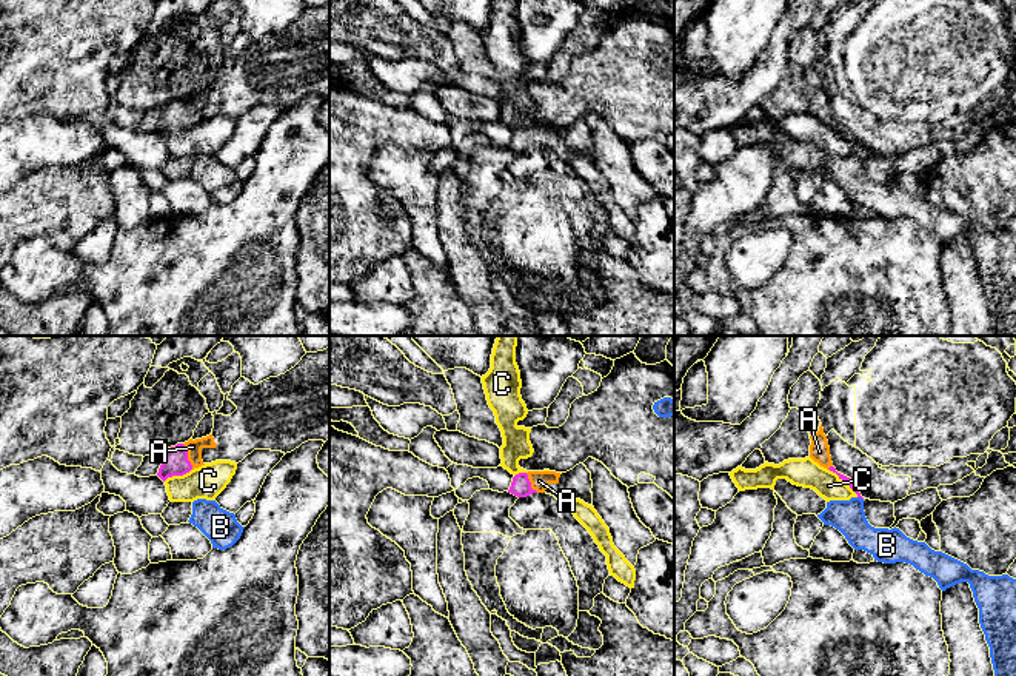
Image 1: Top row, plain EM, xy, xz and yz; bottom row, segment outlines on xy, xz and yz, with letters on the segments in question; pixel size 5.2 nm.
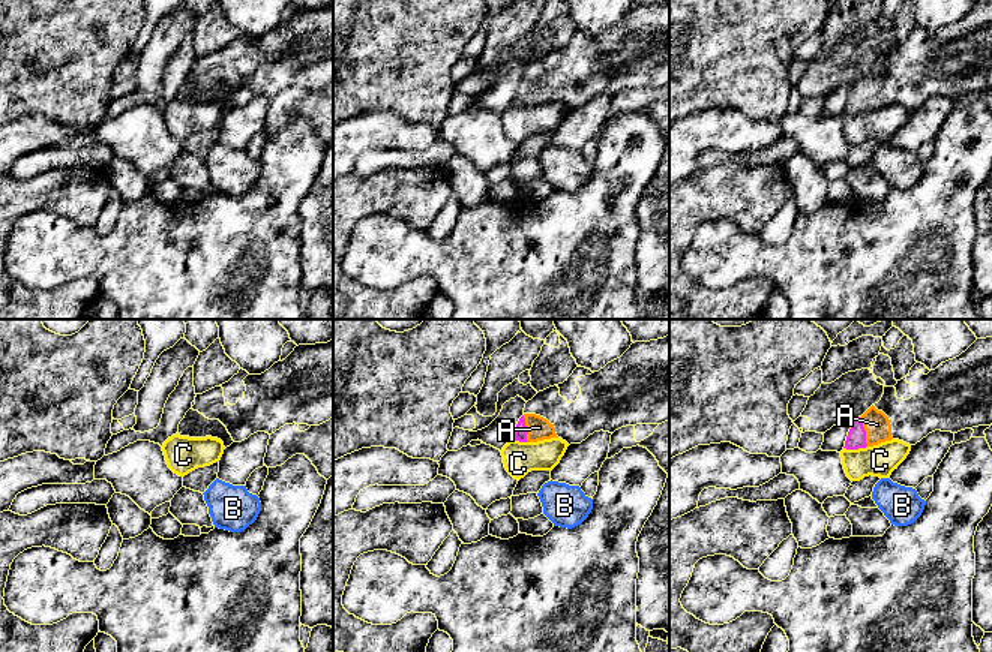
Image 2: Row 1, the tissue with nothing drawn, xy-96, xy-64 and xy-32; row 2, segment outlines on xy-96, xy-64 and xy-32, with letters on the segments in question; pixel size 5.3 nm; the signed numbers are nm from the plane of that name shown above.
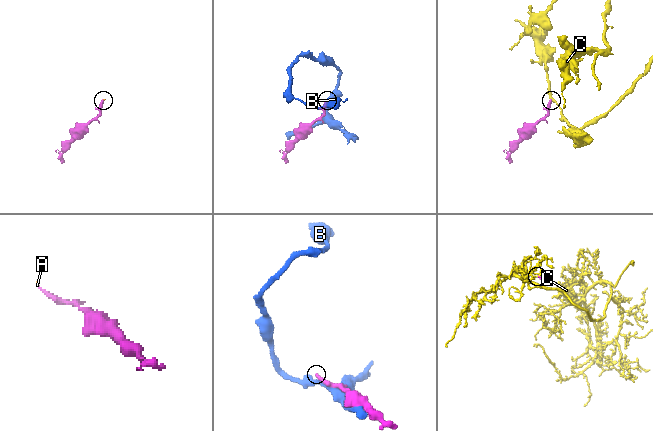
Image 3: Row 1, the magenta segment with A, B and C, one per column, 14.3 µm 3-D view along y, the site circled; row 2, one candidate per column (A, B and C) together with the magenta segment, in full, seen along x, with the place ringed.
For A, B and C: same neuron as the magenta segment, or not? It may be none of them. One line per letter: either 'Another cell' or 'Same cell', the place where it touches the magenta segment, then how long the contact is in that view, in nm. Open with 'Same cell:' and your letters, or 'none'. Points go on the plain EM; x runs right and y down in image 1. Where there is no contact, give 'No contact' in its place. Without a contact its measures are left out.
Same cell: A
A: Same cell. Touches magenta at xy (187, 111). Shared border 150 nm
B: Another cell. Touches magenta at yz (861, 153). Shared border 40 nm
C: Another cell. Touches magenta at yz (844, 136). Shared border 220 nm

